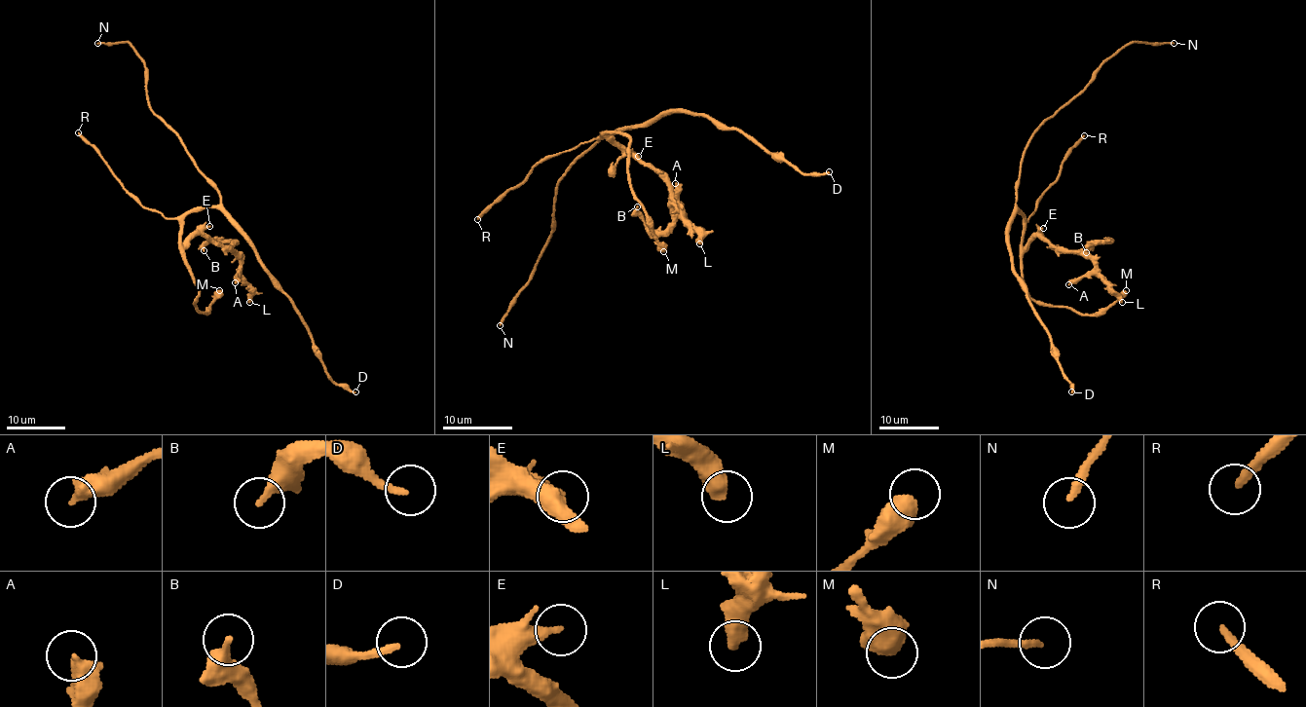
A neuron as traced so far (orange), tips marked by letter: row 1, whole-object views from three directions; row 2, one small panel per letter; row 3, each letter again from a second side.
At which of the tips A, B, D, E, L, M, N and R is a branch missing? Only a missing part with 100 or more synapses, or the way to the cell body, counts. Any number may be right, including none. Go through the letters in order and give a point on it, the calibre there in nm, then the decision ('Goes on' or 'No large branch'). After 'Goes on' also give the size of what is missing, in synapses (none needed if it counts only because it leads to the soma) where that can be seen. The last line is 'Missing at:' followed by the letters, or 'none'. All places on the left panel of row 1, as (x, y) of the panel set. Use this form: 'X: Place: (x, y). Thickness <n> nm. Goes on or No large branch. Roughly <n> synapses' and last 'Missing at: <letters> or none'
A: Place: (235, 282). Thickness 440 nm. No large branch
B: Place: (204, 250). Thickness 320 nm. No large branch
D: Place: (355, 391). Thickness 200 nm. No large branch
E: Place: (209, 226). Thickness 240 nm. No large branch
L: Place: (249, 302). Thickness 500 nm. No large branch
M: Place: (219, 290). Thickness 600 nm. No large branch
N: Place: (97, 43). Thickness 200 nm. Goes on. Roughly 170 synapses
R: Place: (78, 132). Thickness 240 nm. No large branch
Missing at: N

